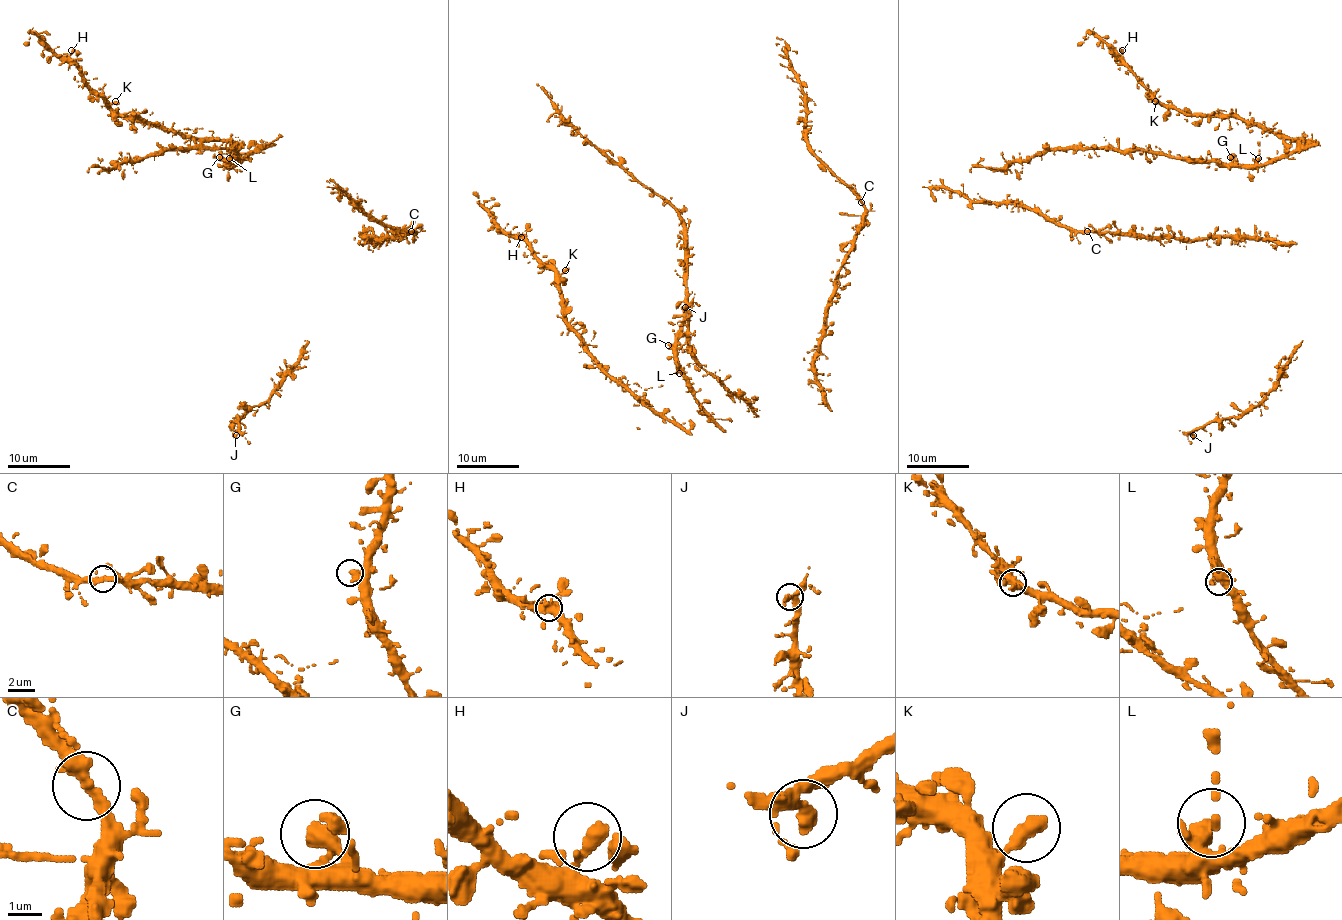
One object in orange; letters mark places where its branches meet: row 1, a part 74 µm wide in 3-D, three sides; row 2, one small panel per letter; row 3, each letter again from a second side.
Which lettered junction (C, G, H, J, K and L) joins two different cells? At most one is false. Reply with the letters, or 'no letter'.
no letter

